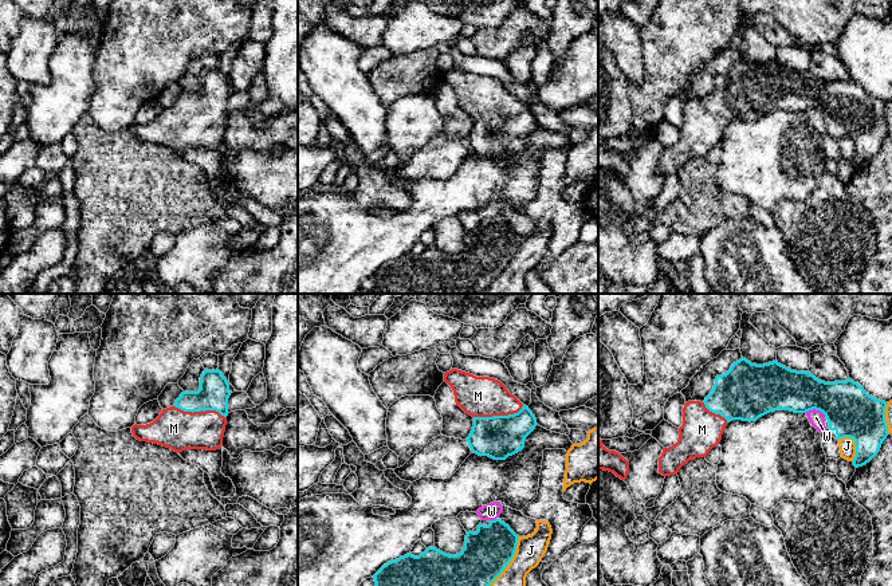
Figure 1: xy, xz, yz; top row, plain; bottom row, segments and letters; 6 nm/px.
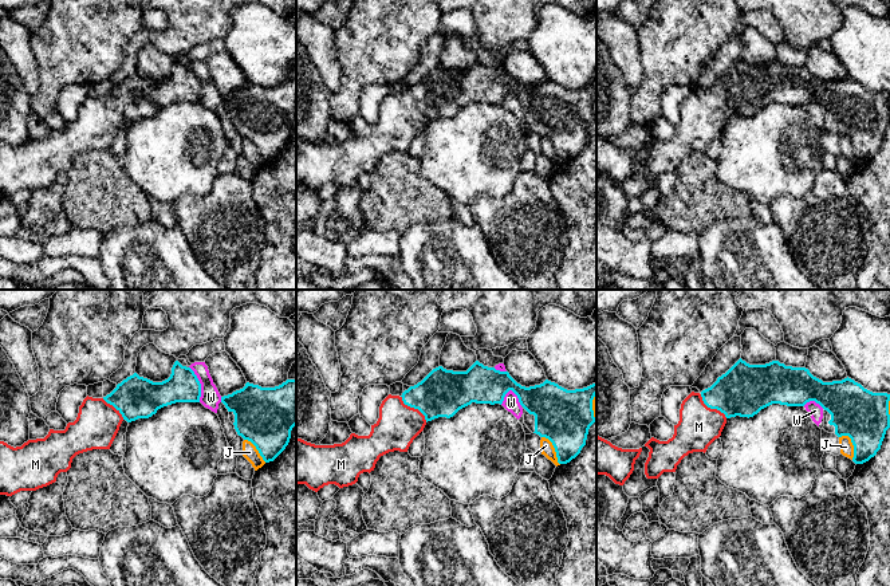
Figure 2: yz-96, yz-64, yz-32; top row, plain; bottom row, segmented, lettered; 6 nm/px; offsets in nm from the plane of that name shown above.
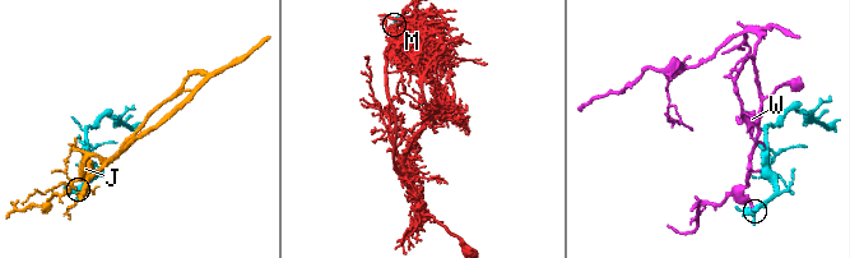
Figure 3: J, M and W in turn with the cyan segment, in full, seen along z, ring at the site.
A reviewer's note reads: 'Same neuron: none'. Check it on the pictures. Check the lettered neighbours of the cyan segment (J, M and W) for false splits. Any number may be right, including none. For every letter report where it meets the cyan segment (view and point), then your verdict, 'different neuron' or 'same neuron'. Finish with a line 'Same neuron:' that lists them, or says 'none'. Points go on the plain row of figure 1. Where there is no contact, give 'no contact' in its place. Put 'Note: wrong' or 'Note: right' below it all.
J: xz (507, 264) | different neuron
M: xy (200, 110) | same neuron
W: yz (816, 109) | different neuron
Same neuron: M
Note: wrong

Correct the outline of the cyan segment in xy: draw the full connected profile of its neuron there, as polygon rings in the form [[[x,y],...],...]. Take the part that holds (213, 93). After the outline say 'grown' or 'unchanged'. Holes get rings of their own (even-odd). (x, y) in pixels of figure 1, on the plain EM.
[[[205,68],[197,91],[182,91],[173,106],[162,109],[150,123],[133,125],[131,133],[140,141],[177,153],[185,149],[216,150],[223,145],[229,95],[224,74],[219,68]]]; grown

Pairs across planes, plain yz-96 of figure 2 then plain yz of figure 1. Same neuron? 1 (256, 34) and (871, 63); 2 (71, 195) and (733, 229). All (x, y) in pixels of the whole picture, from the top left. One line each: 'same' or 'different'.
1: same
2: different

